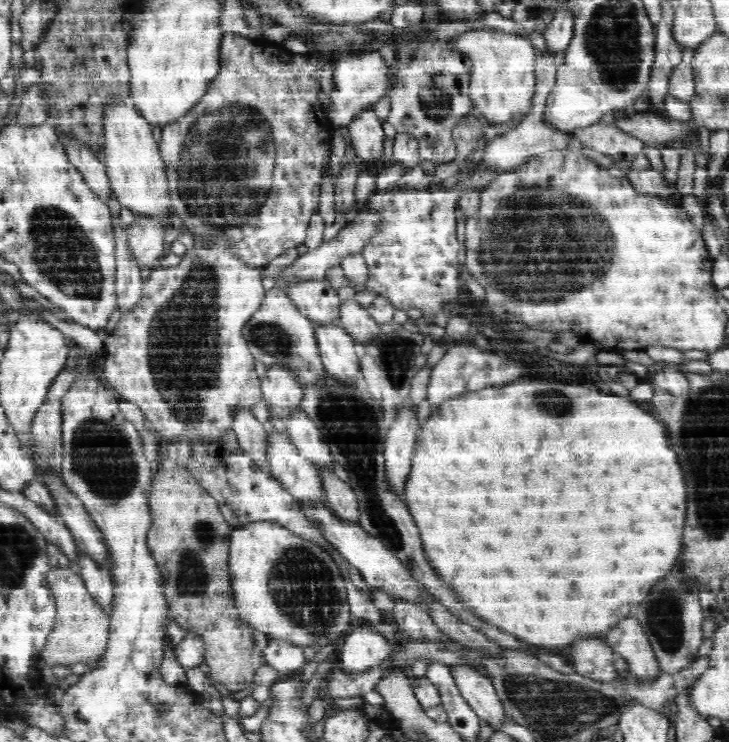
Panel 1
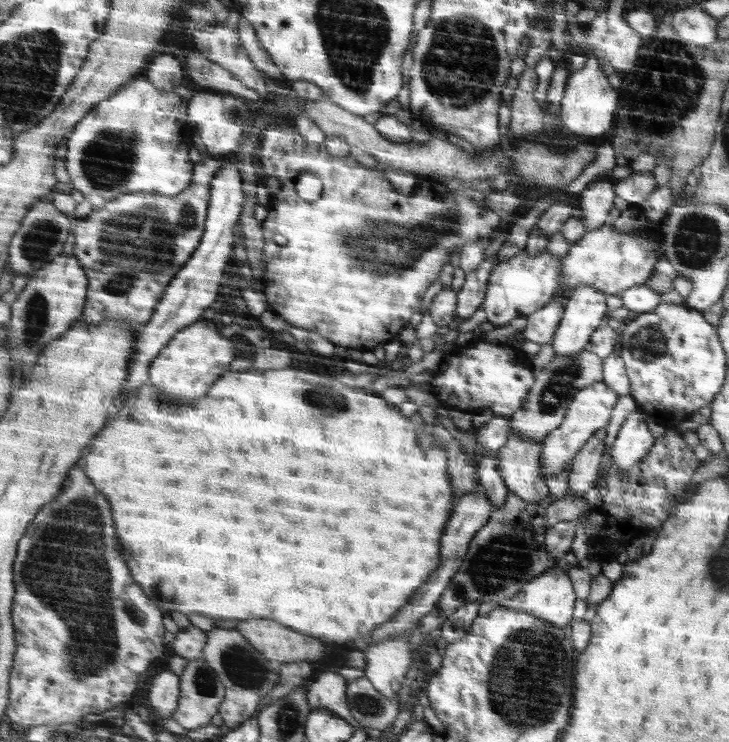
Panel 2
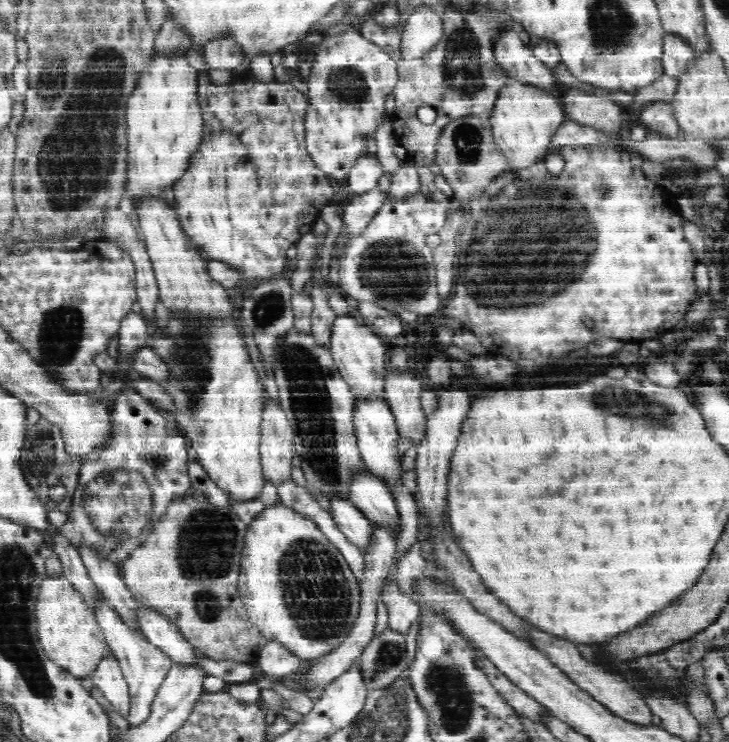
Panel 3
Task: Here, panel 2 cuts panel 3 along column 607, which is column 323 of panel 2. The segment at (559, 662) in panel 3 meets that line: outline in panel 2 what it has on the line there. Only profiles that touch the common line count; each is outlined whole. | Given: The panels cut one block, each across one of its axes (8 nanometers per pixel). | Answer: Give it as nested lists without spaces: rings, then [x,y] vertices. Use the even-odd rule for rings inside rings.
[[[322,672],[307,687],[307,700],[311,710],[330,710],[334,715],[353,723],[352,708],[346,702],[348,685],[338,672]]]

